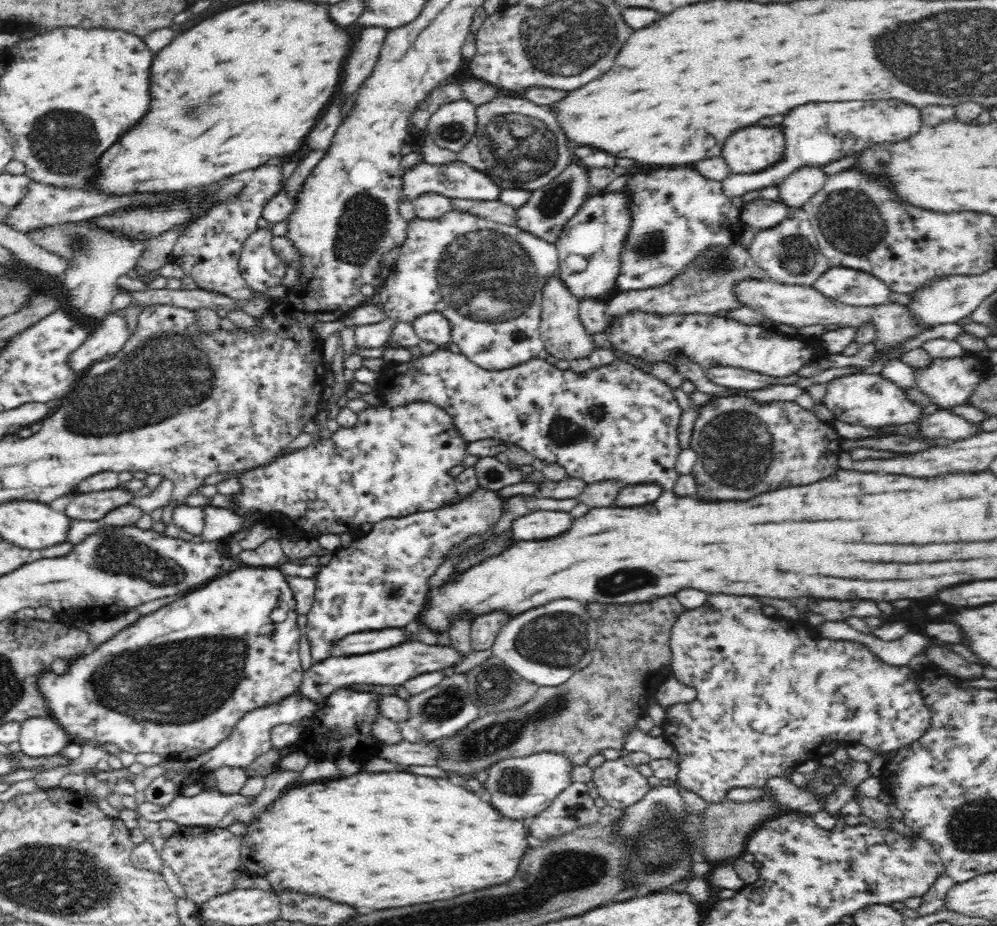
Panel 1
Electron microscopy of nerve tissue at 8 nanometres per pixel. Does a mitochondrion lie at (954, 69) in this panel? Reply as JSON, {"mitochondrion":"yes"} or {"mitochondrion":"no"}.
{"mitochondrion":"yes"}

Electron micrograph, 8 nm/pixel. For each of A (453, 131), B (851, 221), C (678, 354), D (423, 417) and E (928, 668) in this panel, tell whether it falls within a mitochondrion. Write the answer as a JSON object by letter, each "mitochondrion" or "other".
{"A":"mitochondrion","B":"mitochondrion","C":"other","D":"other","E":"other"}

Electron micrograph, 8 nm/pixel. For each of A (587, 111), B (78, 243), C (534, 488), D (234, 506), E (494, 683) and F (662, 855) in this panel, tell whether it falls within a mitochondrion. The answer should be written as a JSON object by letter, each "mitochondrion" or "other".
{"A":"other","B":"mitochondrion","C":"other","D":"other","E":"mitochondrion","F":"mitochondrion"}

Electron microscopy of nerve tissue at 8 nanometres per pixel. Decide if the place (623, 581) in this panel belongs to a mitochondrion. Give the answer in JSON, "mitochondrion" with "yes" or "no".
{"mitochondrion":"yes"}

